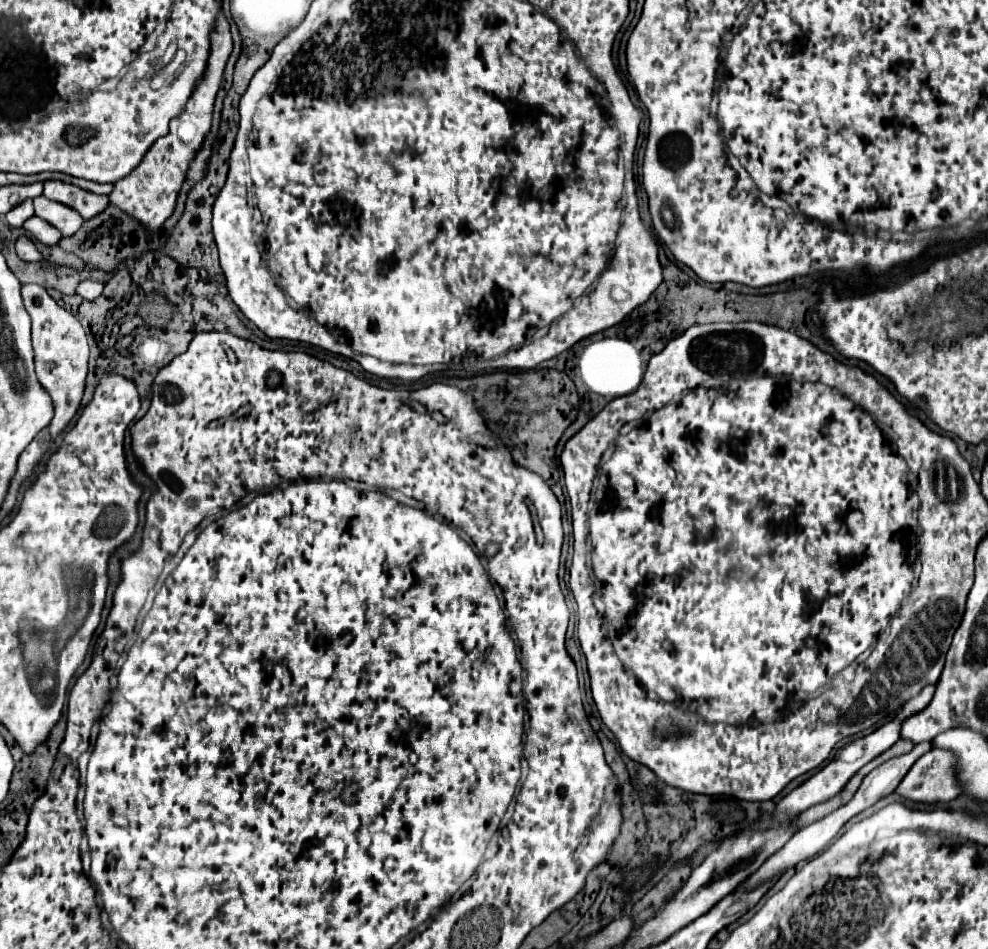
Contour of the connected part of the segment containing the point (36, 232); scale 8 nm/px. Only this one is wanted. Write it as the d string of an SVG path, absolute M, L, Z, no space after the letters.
M32 216L30 220L26 220L26 224L24 224L24 230L28 230L34 238L38 238L40 242L44 242L44 244L56 244L58 240L60 240L60 232L58 232L58 228L54 228L50 222L46 222L46 220L42 220L42 218L38 218L38 216Z

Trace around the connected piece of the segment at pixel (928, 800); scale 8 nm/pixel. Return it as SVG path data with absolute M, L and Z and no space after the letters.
M940 748L926 752L908 770L894 794L908 802L926 806L954 800L958 796L958 782L952 754Z

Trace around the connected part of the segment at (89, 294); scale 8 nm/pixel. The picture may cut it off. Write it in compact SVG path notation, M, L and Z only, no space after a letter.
M84 280L84 282L80 282L80 286L76 288L76 294L82 296L82 298L86 298L86 300L94 300L94 298L98 298L98 296L102 294L102 288L104 288L102 282Z

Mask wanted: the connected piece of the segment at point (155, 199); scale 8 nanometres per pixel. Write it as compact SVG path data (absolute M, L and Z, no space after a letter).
M220 12L218 22L216 22L216 32L212 34L212 54L210 54L210 62L208 62L210 64L208 72L198 82L198 88L192 94L192 98L188 100L186 110L170 122L170 134L164 138L158 138L152 144L152 148L150 148L150 152L146 152L142 164L130 176L126 176L114 184L114 192L110 194L110 202L116 204L122 212L138 218L144 226L148 226L152 230L160 228L164 224L164 220L172 214L172 210L176 206L176 194L186 178L188 162L194 158L206 132L210 130L214 96L218 92L224 64L230 56L230 50L232 50L230 26L228 26L228 20L224 18L224 14Z

